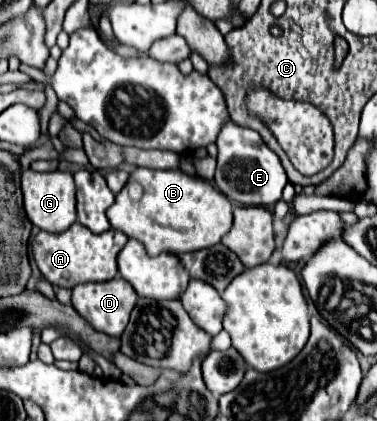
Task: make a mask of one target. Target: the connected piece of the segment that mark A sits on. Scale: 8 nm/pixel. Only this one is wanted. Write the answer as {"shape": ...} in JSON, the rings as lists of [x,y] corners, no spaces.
{"shape":[[[74,222],[68,230],[54,234],[54,232],[40,232],[32,242],[34,260],[50,284],[62,288],[74,288],[82,282],[106,282],[116,278],[118,266],[116,256],[128,242],[128,236],[118,230],[106,230],[102,234],[92,234],[86,226]]]}

